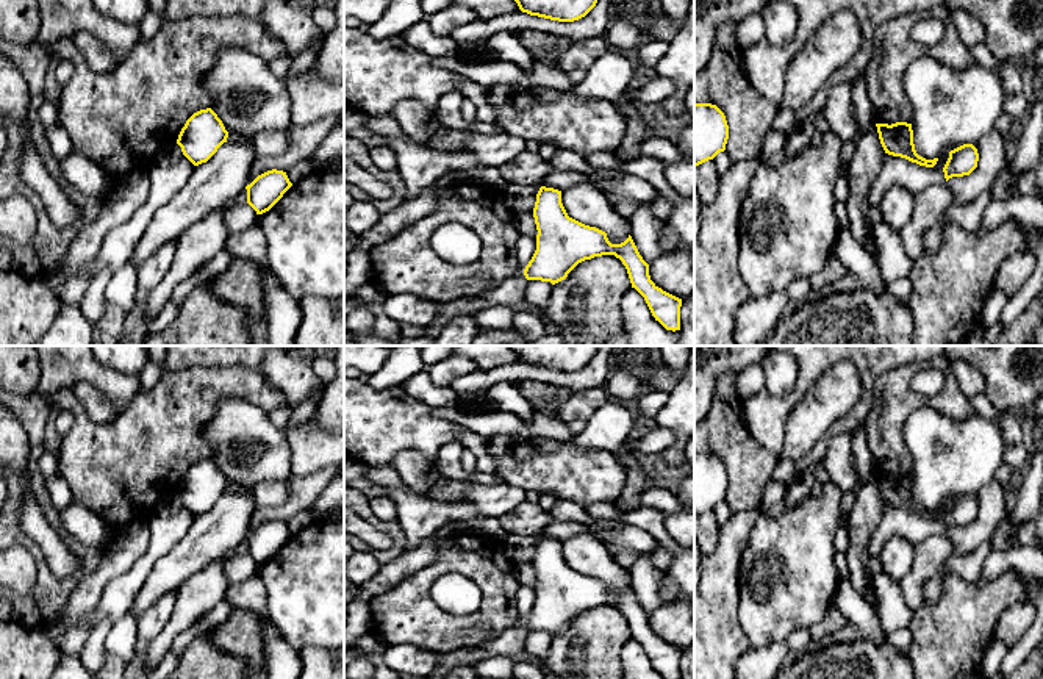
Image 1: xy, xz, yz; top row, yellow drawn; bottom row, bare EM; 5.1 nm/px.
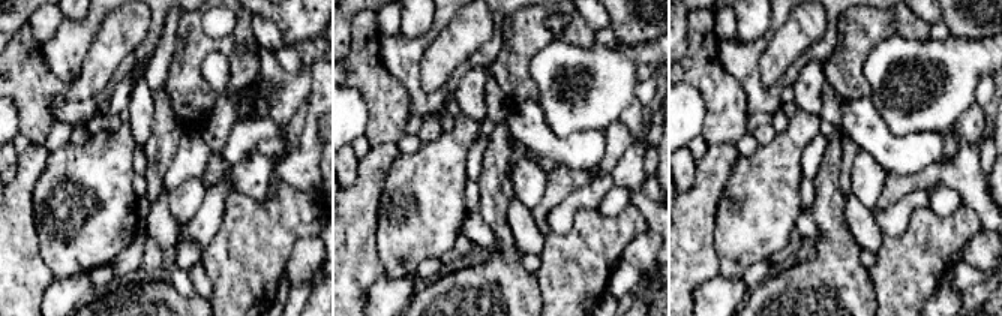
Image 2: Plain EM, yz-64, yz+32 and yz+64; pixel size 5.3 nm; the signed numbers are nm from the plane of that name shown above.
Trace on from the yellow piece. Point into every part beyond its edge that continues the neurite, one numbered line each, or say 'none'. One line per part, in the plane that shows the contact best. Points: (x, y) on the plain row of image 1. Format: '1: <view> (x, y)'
1: xz (508, 643)

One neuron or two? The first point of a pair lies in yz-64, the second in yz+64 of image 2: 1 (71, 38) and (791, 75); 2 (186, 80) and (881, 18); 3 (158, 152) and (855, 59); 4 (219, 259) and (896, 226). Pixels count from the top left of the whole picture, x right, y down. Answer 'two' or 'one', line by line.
1: one
2: one
3: two
4: two

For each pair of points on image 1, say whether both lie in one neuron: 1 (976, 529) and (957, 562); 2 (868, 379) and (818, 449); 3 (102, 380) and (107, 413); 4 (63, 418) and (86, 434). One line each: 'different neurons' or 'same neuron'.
1: different neurons
2: same neuron
3: different neurons
4: different neurons

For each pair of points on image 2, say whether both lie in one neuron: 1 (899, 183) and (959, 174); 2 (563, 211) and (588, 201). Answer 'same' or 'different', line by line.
1: same
2: same

